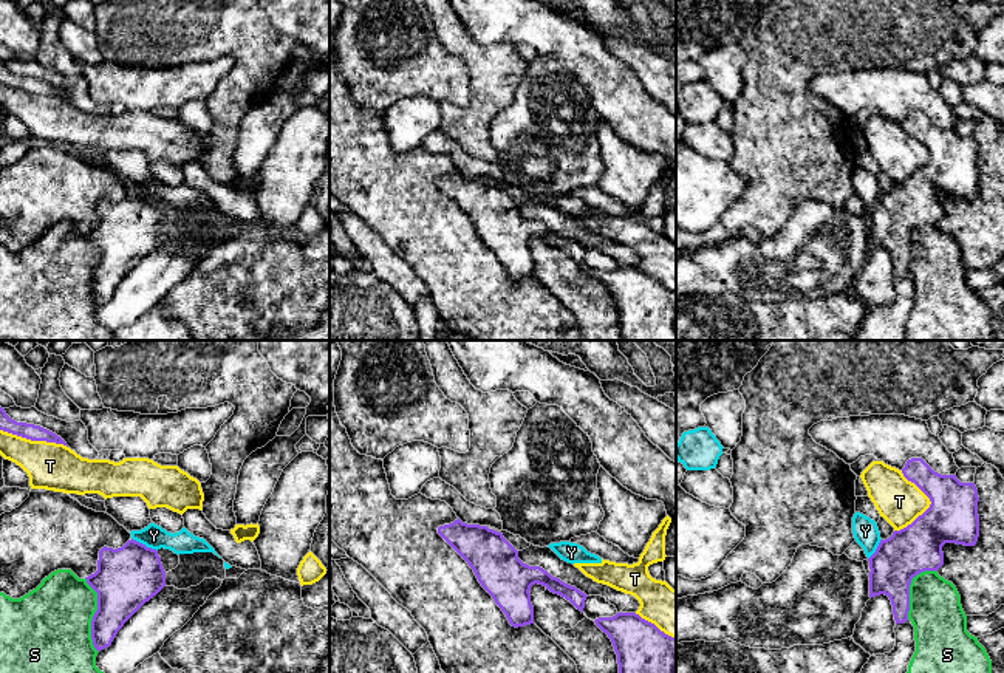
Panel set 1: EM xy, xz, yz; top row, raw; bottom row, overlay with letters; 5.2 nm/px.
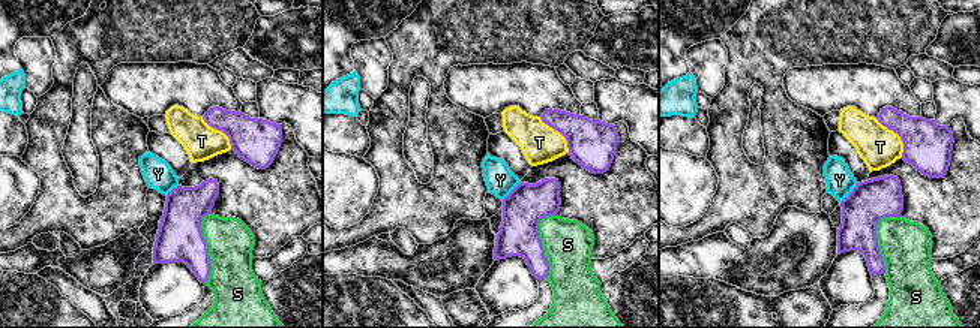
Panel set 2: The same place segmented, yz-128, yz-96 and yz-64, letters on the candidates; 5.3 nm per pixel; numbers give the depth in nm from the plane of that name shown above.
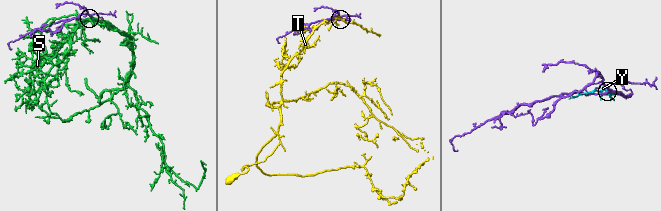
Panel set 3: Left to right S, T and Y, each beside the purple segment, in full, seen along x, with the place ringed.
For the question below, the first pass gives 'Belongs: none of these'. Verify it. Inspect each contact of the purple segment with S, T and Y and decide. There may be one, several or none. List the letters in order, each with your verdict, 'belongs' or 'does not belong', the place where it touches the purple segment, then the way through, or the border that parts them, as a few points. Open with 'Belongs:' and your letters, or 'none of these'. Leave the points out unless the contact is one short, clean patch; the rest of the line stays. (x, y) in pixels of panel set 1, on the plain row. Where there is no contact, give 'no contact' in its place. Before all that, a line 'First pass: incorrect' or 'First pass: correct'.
First pass: correct
Belongs: none of these
S: does not belong; contact xy (95, 268)
T: does not belong; contact yz (930, 158)
Y: does not belong; contact xy (144, 198); border xy (132, 191), (157, 204)

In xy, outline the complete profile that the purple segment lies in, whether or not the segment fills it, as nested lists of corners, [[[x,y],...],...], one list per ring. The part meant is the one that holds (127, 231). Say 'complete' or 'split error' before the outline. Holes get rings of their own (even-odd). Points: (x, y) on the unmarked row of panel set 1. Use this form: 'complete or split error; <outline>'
complete; [[[133,192],[118,203],[104,200],[97,224],[85,232],[97,246],[97,265],[91,274],[97,305],[110,300],[124,277],[166,240],[158,204]]]

